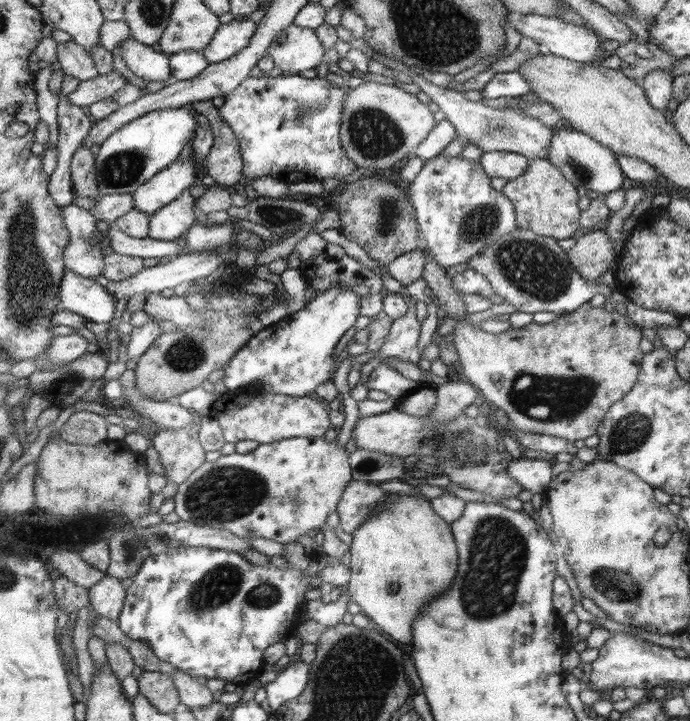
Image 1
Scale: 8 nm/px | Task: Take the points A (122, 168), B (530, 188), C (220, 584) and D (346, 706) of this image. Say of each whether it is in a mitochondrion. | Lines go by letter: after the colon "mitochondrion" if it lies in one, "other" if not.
A: mitochondrion
B: other
C: mitochondrion
D: mitochondrion

